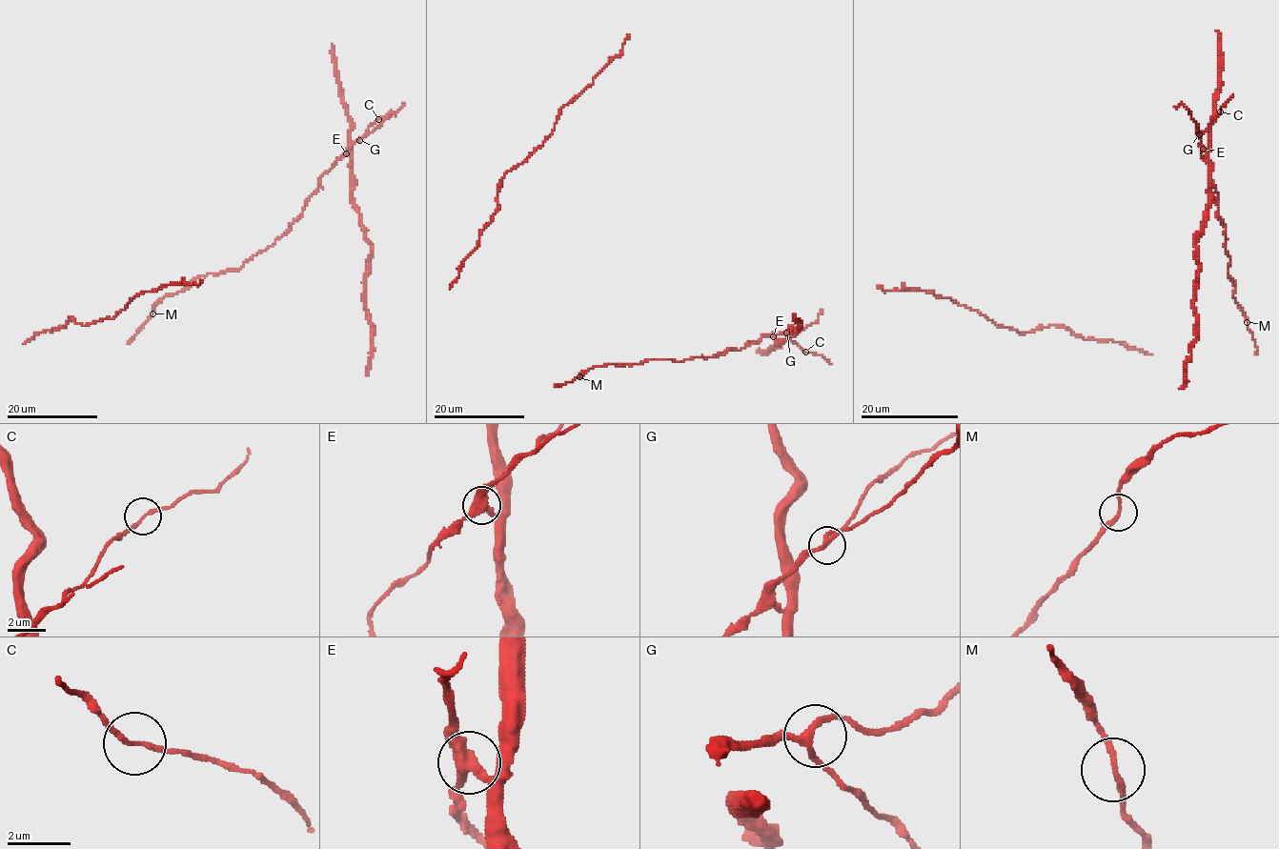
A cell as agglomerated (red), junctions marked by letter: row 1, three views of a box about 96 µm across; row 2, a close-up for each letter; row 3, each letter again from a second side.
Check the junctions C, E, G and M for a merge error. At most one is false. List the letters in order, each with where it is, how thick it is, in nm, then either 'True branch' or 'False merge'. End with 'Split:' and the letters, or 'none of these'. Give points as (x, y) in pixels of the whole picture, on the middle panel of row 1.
C: Place: (805, 352). Thickness 150 nm. True branch
E: Place: (773, 336). Thickness 400 nm. False merge
G: Place: (786, 333). Thickness 190 nm. True branch
M: Place: (579, 376). Thickness 170 nm. True branch
Split: E

